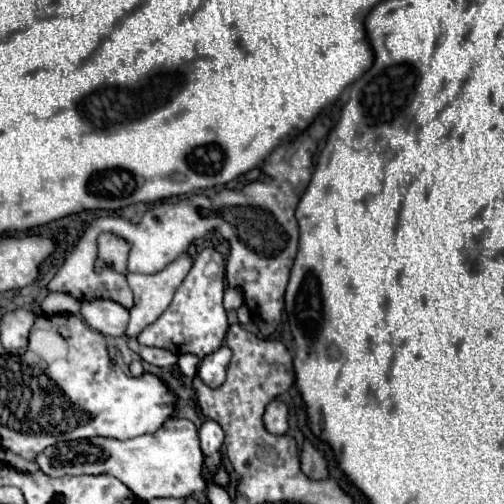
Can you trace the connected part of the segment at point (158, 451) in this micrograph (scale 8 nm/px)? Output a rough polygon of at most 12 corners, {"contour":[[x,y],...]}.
{"contour":[[192,421],[56,443],[50,477],[112,475],[140,501],[204,491]]}

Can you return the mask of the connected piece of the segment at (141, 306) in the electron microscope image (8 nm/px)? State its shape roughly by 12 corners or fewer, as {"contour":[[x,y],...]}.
{"contour":[[188,255],[156,275],[126,279],[134,293],[128,337],[164,313],[190,267]]}

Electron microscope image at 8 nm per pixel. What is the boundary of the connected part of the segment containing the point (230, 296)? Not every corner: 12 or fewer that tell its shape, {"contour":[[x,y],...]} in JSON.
{"contour":[[240,289],[224,292],[224,308],[238,309],[244,303]]}

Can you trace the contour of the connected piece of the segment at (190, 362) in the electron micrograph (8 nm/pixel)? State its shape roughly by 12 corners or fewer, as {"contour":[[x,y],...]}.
{"contour":[[180,355],[176,367],[182,377],[196,375],[196,355]]}

